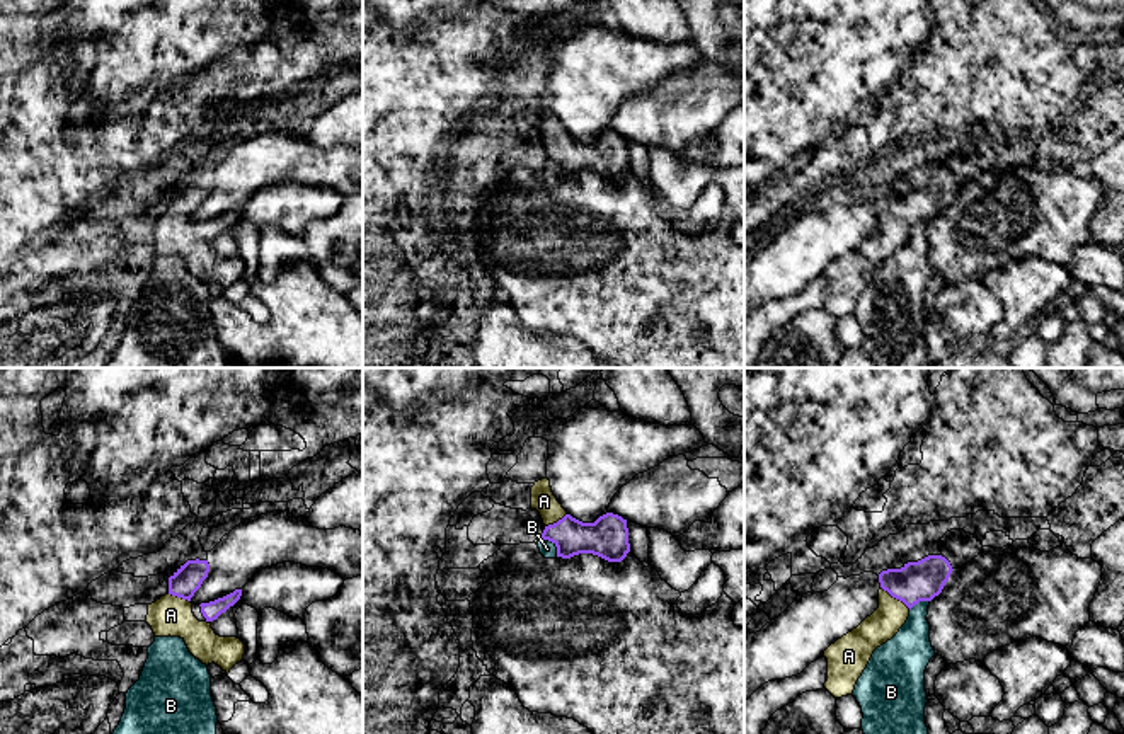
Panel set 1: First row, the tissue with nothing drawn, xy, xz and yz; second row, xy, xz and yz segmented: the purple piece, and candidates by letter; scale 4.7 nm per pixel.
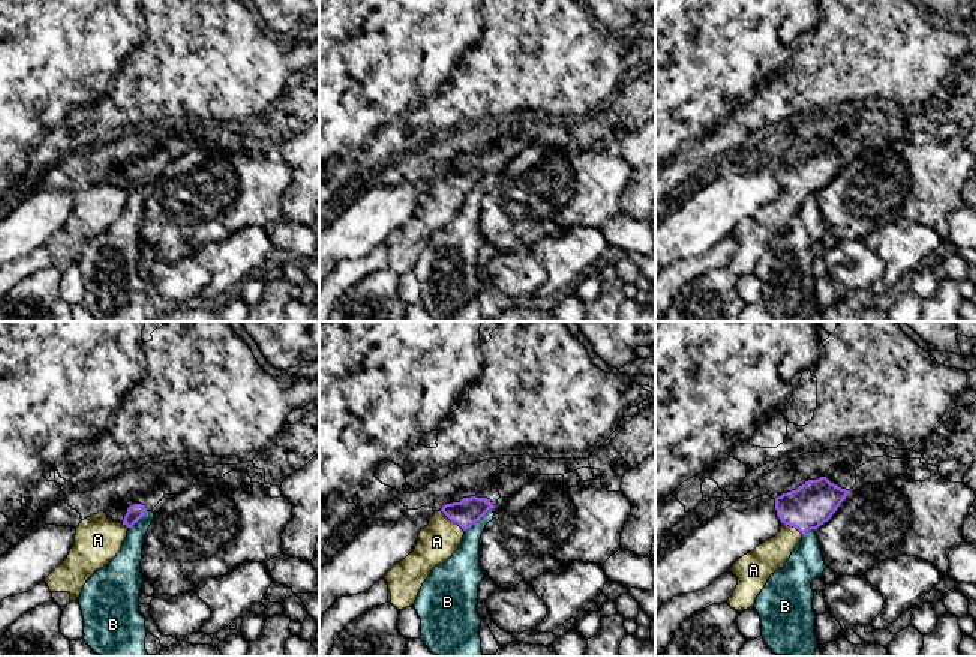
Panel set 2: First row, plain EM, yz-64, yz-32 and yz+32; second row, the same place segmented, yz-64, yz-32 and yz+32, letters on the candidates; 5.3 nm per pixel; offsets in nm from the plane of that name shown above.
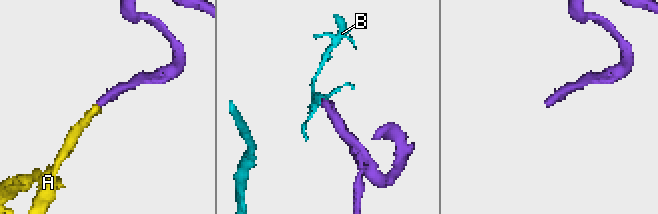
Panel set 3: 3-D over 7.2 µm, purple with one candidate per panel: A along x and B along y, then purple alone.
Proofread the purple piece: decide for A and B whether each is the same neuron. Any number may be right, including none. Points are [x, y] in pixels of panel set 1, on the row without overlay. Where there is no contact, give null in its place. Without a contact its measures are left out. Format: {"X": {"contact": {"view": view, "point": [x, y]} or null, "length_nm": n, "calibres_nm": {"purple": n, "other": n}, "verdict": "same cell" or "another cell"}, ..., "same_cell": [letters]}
{"A": {"contact": {"view": "yz", "point": [896, 217]}, "length_nm": 180, "calibres_nm": {"purple": 190, "other": 150}, "verdict": "same cell"}, "B": {"contact": {"view": "xz", "point": [552, 160]}, "length_nm": 130, "calibres_nm": {"purple": 180, "other": 80}, "verdict": "another cell"}, "same_cell": ["A"]}

